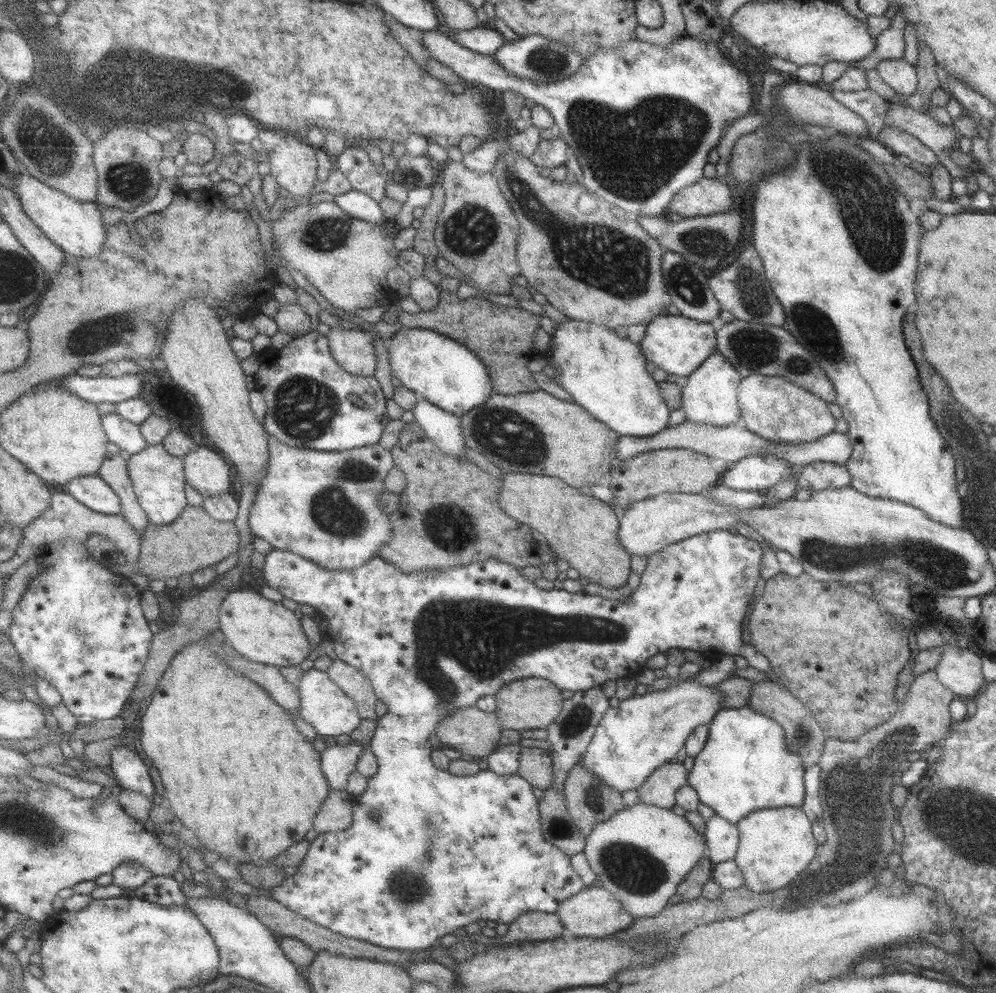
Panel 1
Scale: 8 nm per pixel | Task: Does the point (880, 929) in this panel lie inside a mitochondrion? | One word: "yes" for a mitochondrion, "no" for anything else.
no

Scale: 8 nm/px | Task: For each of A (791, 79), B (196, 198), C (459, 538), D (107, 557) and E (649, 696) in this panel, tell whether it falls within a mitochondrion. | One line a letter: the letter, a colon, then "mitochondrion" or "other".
A: other
B: other
C: mitochondrion
D: other
E: other

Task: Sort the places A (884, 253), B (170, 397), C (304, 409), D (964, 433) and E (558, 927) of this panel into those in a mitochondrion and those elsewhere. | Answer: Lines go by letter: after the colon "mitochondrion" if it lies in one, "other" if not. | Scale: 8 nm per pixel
A: mitochondrion
B: other
C: mitochondrion
D: other
E: other

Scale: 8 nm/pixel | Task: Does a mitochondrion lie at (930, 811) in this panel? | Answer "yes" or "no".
yes

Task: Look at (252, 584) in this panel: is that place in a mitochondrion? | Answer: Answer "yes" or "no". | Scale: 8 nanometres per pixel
no

